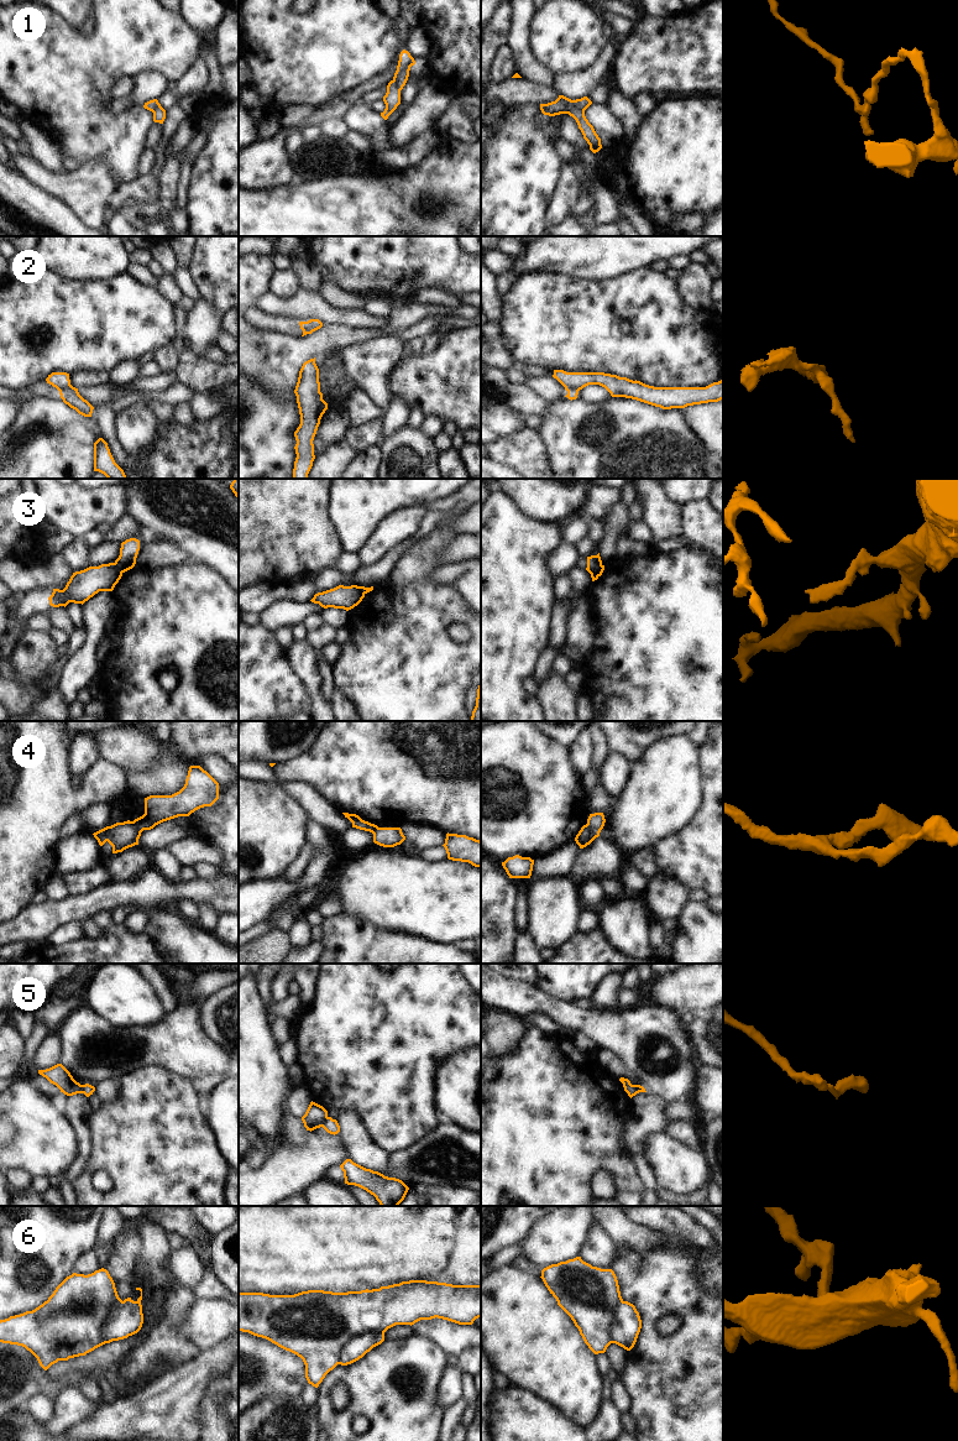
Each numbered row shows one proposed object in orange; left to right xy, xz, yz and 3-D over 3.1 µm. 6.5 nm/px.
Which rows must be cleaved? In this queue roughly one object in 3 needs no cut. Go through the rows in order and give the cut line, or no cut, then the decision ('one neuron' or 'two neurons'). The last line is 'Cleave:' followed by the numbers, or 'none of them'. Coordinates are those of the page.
1: yz (574, 100), (584, 113) | two neurons
2: xy (69, 384), (59, 391) | two neurons
3: xy (113, 563), (121, 573) | two neurons
4: yz (586, 824), (595, 838) | two neurons
5: xz (326, 1116), (322, 1126) | two neurons
6: xz (383, 1331), (364, 1331), (352, 1336), (340, 1350), (338, 1363) | two neurons
Cleave: 1, 2, 3, 4, 5, 6

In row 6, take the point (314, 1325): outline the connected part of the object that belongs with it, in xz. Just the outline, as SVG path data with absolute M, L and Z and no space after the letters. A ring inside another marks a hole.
M409 1280L379 1289L347 1293L239 1293L239 1331L266 1338L300 1357L305 1364L305 1378L315 1388L339 1364L340 1349L351 1337L363 1332L386 1332L396 1325L412 1326L420 1320L435 1317L459 1325L472 1325L481 1317L481 1285Z

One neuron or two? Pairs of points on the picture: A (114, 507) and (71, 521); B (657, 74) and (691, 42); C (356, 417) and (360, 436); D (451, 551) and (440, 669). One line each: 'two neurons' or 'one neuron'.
A: one neuron
B: one neuron
C: two neurons
D: two neurons

